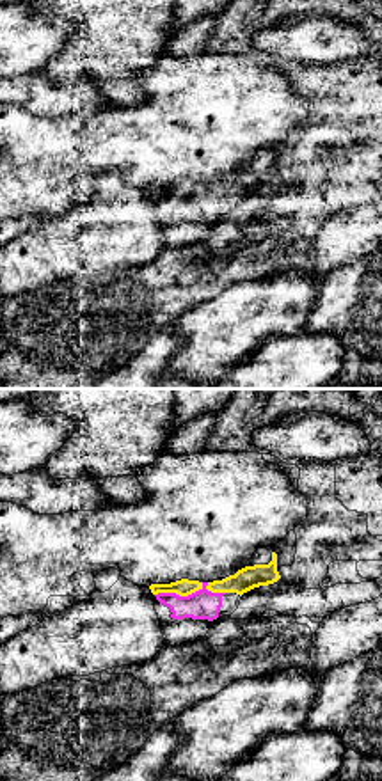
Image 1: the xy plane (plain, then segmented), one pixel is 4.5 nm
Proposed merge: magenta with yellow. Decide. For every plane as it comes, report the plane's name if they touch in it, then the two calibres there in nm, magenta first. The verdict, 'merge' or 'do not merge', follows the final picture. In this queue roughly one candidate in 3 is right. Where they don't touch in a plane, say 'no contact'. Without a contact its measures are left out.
xy | 140/80 nm

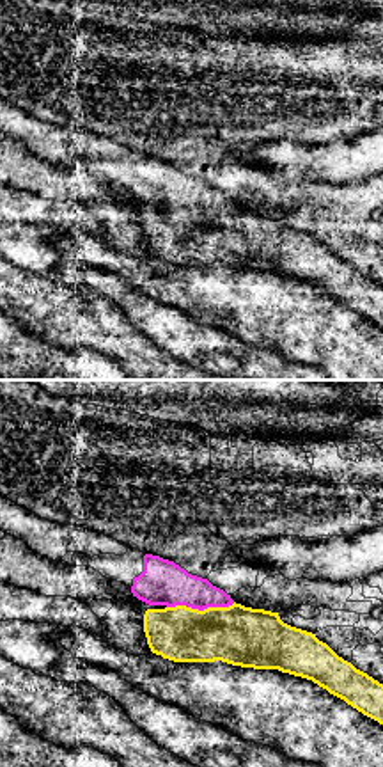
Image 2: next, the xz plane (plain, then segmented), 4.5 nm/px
xz | 200/280 nm

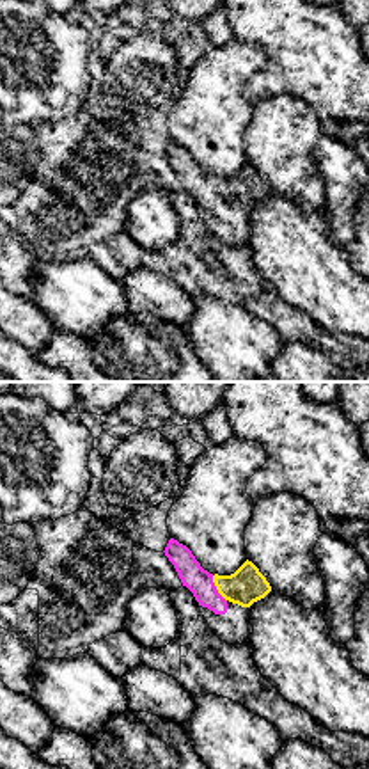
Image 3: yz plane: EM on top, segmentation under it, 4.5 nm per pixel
yz | 120/170 nm

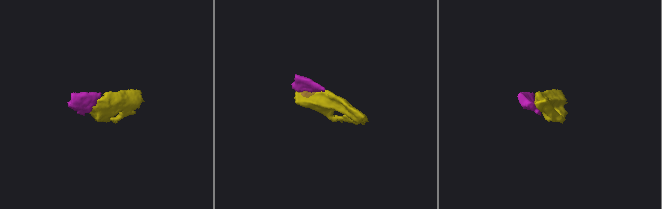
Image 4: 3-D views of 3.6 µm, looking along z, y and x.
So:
merge

